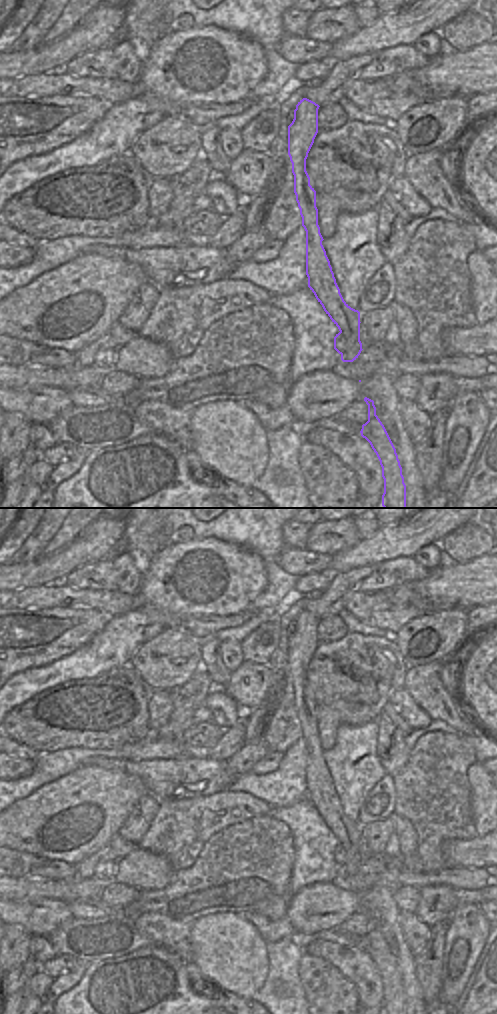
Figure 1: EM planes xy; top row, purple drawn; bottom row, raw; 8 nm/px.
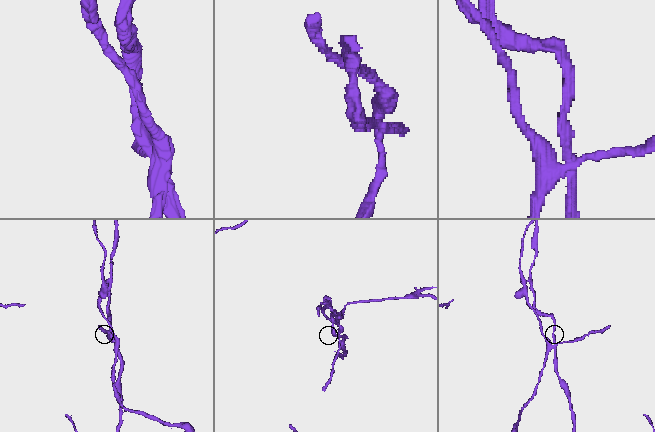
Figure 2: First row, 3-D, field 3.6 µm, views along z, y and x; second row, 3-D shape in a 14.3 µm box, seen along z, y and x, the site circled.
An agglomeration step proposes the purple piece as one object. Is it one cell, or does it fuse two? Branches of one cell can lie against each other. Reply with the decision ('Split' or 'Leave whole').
Split

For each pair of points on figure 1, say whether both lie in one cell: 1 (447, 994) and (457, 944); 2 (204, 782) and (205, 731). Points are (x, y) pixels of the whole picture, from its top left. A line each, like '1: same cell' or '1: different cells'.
1: same cell
2: different cells

